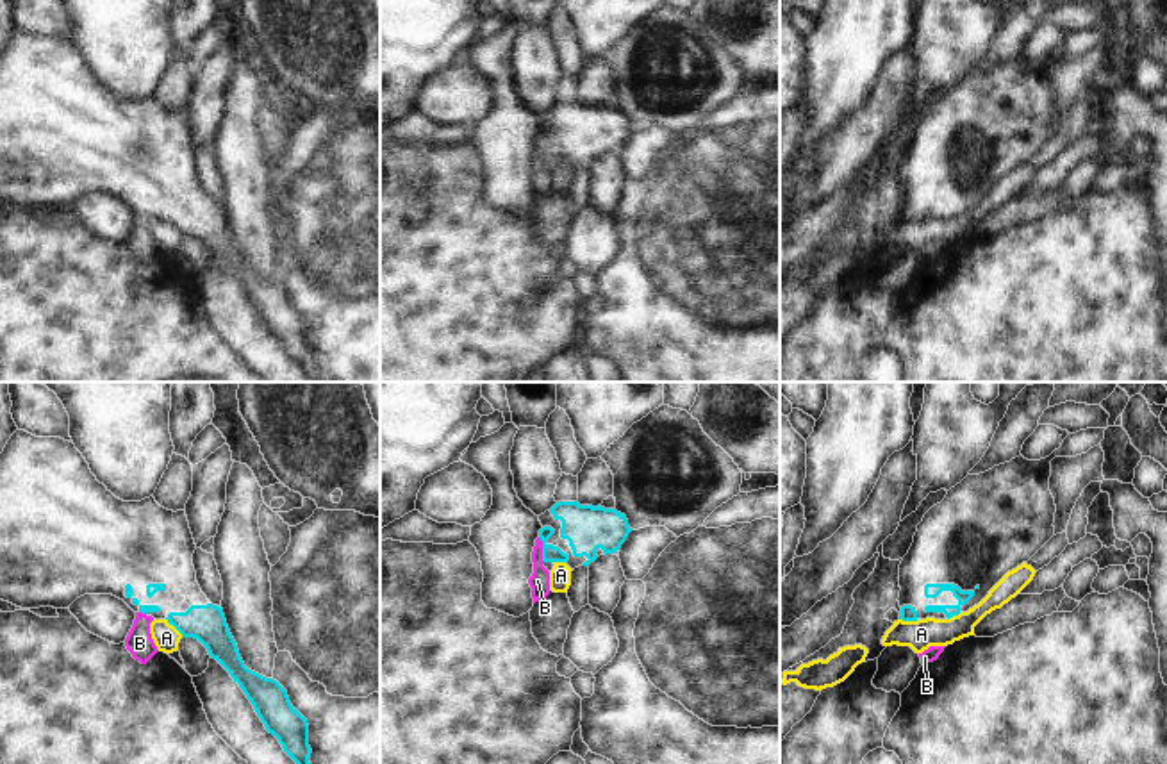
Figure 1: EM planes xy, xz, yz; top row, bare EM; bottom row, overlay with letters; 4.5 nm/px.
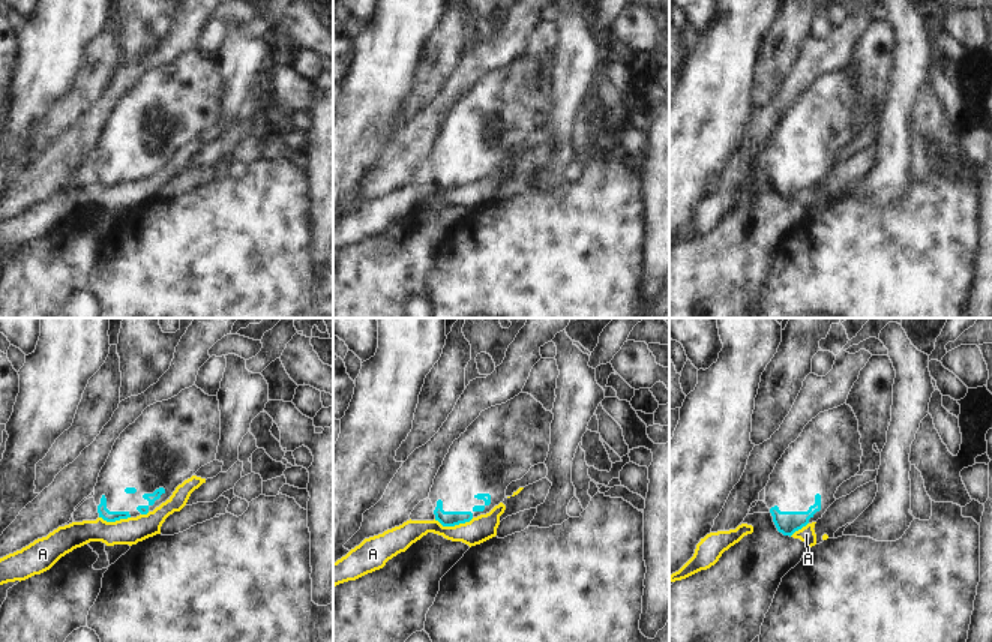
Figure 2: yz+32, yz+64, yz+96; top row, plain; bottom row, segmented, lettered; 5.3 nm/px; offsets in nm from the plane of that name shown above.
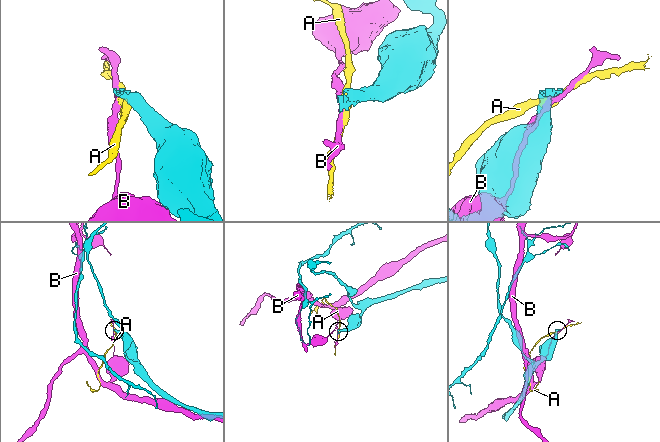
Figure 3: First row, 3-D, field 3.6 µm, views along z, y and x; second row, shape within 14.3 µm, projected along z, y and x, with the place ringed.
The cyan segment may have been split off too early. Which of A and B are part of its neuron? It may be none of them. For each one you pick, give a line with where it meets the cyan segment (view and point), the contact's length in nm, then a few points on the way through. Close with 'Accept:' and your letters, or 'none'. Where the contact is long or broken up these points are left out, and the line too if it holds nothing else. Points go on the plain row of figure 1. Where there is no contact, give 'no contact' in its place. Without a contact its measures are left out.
Accept: none

